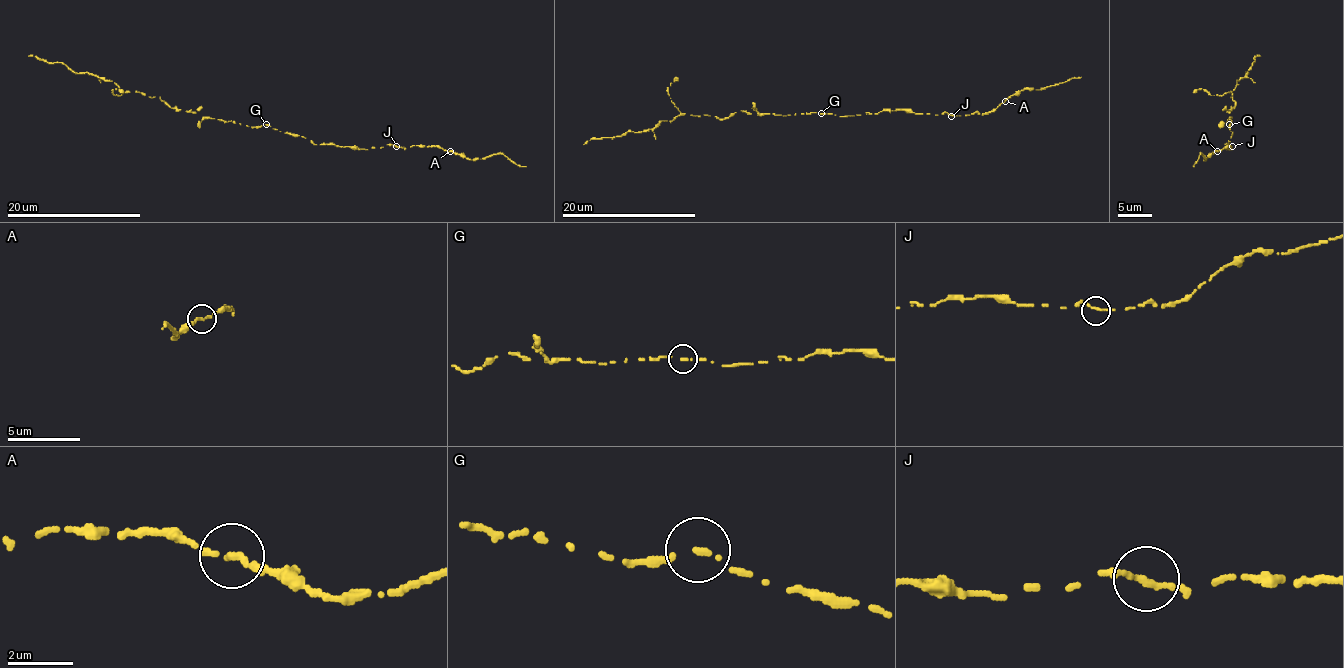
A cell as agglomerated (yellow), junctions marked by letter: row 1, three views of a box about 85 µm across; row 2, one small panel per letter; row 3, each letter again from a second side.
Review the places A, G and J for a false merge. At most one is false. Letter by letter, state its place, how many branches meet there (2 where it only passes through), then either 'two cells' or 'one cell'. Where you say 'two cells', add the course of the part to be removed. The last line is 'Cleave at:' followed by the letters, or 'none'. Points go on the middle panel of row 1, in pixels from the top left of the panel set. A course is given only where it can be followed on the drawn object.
A: at (1005, 101); 2 branches meet; one cell
G: at (821, 113); 2 branches meet; one cell
J: at (951, 116); 2 branches meet; one cell
Cleave at: none

